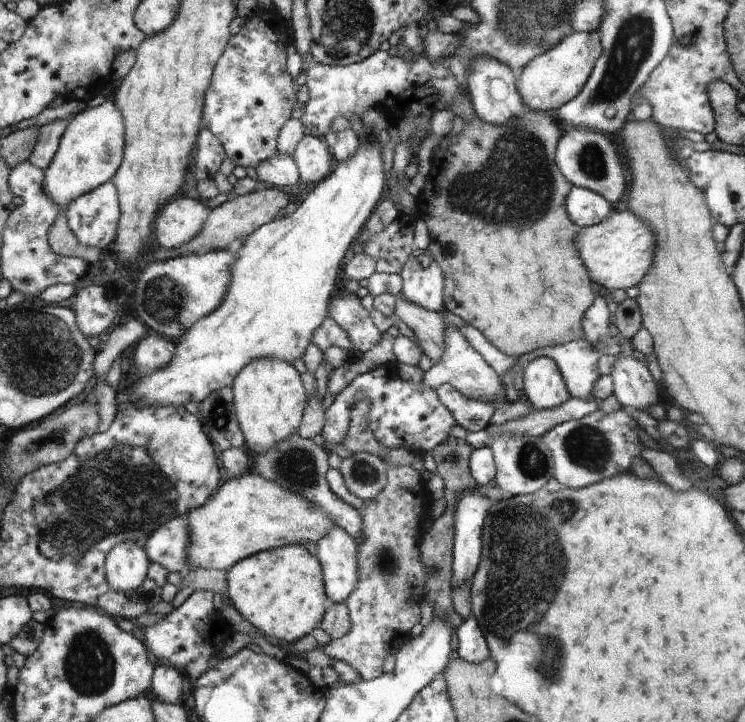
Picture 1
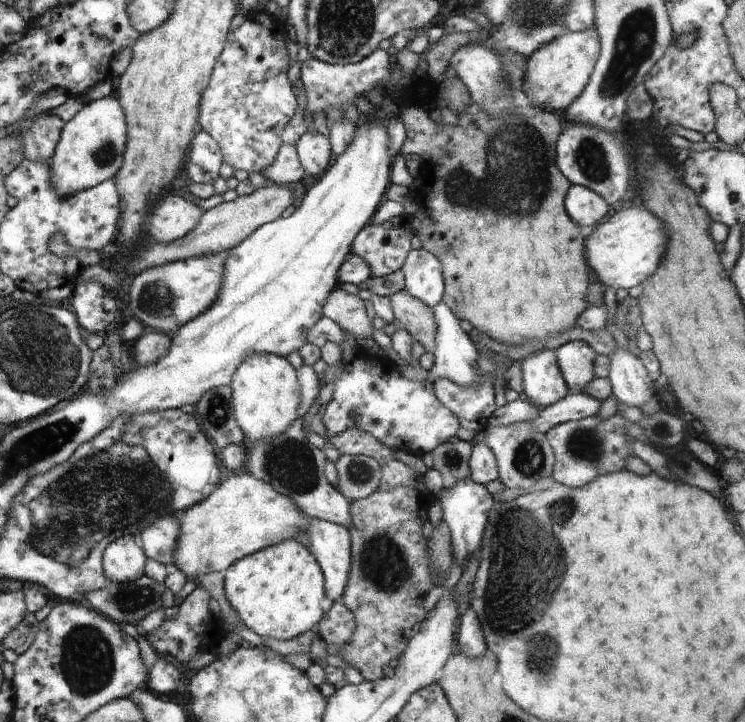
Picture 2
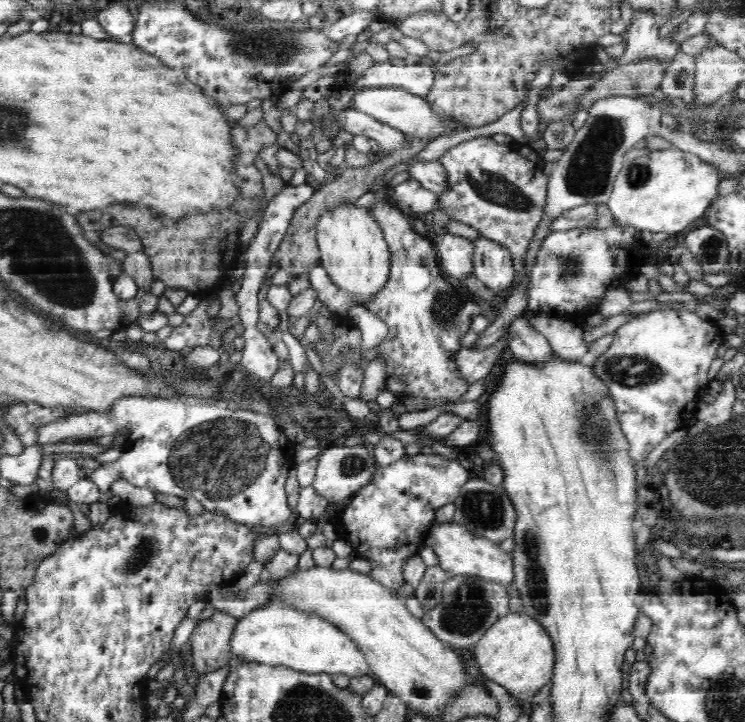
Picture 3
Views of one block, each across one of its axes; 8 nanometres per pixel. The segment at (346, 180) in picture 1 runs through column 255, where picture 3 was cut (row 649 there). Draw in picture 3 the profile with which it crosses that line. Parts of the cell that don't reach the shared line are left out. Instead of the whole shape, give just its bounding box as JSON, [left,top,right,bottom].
[230,604,370,677]

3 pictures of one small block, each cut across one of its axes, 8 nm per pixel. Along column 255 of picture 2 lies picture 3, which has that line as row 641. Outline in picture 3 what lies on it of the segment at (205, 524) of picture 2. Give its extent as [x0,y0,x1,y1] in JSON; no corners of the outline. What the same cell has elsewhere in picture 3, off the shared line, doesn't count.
[472,611,555,701]

